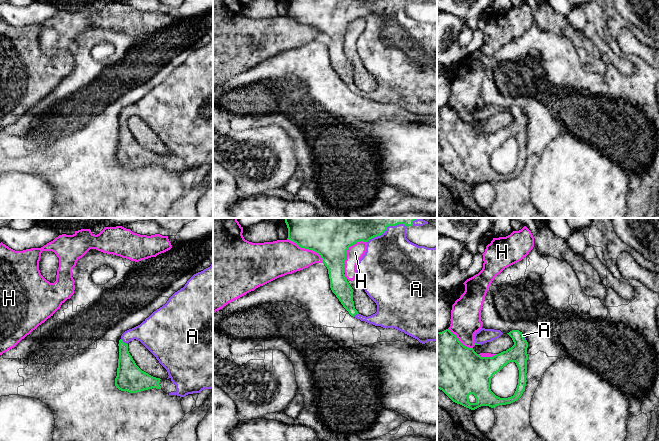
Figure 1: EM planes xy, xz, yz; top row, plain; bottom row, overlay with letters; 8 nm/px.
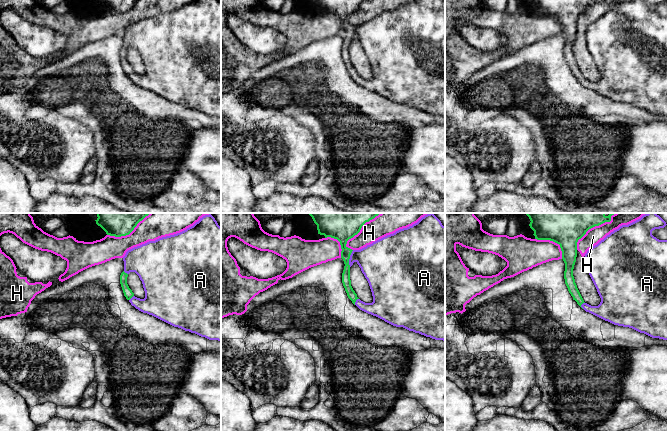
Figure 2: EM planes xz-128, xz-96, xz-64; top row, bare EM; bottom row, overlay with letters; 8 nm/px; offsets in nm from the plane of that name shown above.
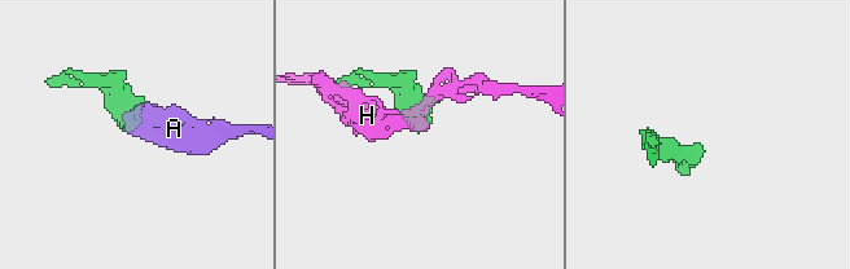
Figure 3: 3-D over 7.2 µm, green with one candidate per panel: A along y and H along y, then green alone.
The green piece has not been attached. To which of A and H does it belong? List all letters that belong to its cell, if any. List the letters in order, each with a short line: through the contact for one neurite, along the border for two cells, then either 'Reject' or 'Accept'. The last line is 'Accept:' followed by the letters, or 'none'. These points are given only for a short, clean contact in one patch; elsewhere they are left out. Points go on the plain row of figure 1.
A: Accept
H: Reject
Accept: A

